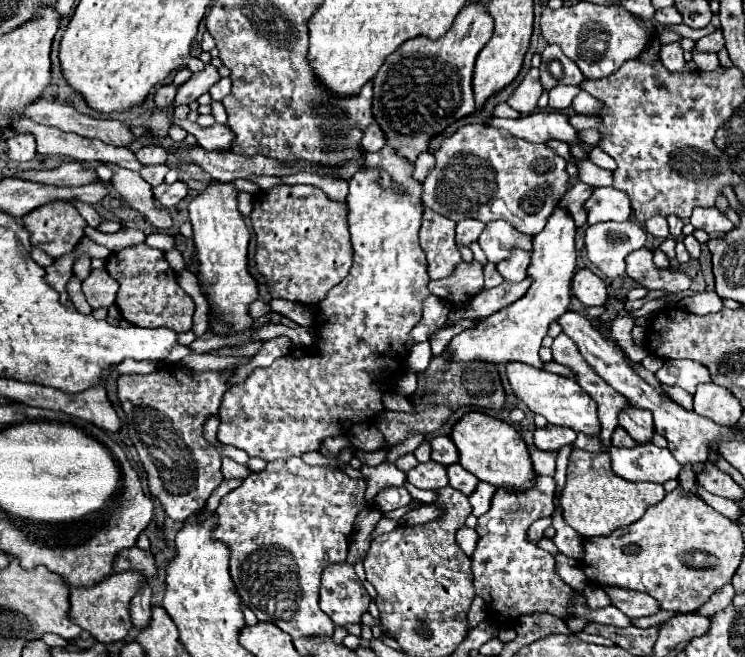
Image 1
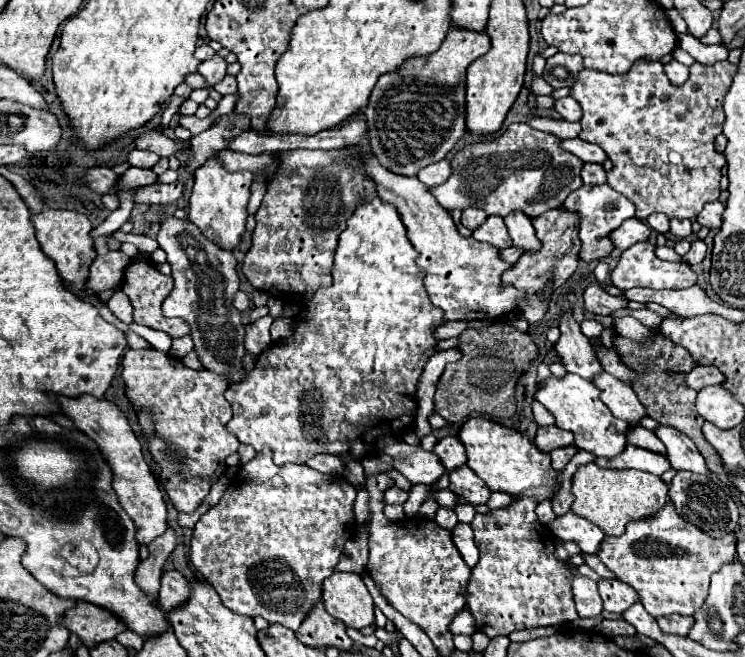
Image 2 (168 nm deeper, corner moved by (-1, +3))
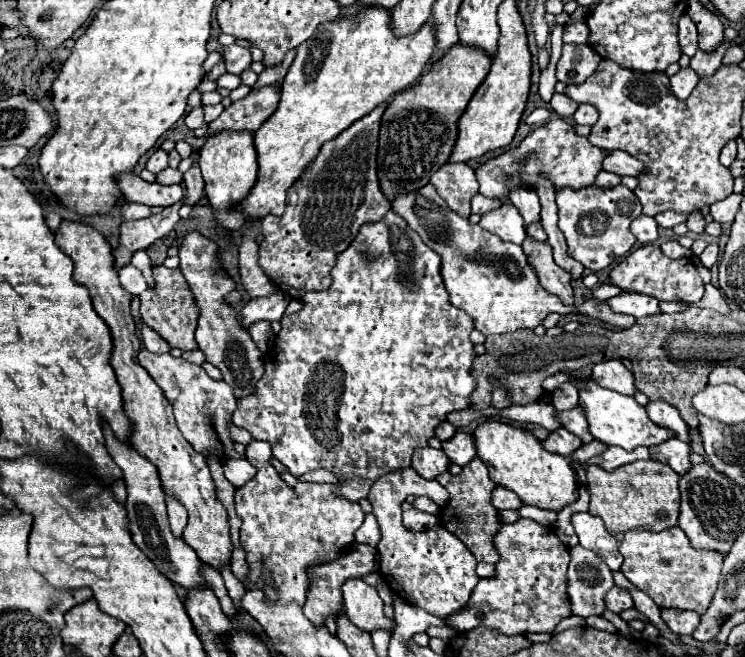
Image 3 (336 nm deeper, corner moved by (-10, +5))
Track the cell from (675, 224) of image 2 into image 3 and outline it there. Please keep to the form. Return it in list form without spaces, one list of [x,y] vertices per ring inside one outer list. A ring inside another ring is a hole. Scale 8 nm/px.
[[[694,211],[694,213],[690,213],[690,217],[688,217],[688,229],[692,231],[692,233],[696,233],[696,235],[702,235],[704,233],[704,227],[706,227],[706,219],[704,219],[704,215],[700,213],[700,211]]]

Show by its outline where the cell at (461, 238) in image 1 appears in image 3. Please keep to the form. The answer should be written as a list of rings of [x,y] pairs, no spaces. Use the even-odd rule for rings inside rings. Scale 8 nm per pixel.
[[[480,193],[472,197],[472,213],[478,213],[478,215],[484,215],[486,211],[492,211],[500,205],[502,205],[500,199],[490,199],[490,197],[484,197]]]

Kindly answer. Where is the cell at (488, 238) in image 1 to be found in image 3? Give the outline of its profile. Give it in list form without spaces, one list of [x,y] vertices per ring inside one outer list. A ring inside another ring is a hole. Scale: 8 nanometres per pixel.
[[[504,203],[496,211],[484,213],[482,219],[480,219],[480,227],[498,235],[502,241],[510,241],[510,243],[516,243],[516,245],[522,245],[522,241],[526,237],[524,219],[516,211],[516,207],[510,205],[510,203]]]

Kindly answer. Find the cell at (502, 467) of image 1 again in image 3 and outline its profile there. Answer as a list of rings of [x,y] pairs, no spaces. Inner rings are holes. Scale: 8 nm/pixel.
[[[486,421],[476,429],[474,441],[478,457],[490,469],[490,479],[496,485],[514,491],[522,503],[560,511],[564,505],[570,505],[578,499],[578,479],[572,459],[544,451],[542,443],[532,433],[500,421]]]

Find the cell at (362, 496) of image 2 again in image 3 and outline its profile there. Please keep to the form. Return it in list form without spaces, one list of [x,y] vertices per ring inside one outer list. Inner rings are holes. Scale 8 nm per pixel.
[[[372,513],[366,515],[364,523],[356,531],[356,541],[368,543],[370,547],[376,547],[378,545],[378,541],[380,541],[380,529],[378,529],[378,521],[376,521],[376,517]]]

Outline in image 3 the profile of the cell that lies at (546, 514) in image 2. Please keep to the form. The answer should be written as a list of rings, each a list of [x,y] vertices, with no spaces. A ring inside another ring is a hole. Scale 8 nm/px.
[[[523,505],[516,512],[520,517],[533,519],[546,527],[554,525],[557,520],[555,511],[540,509],[536,506]]]

